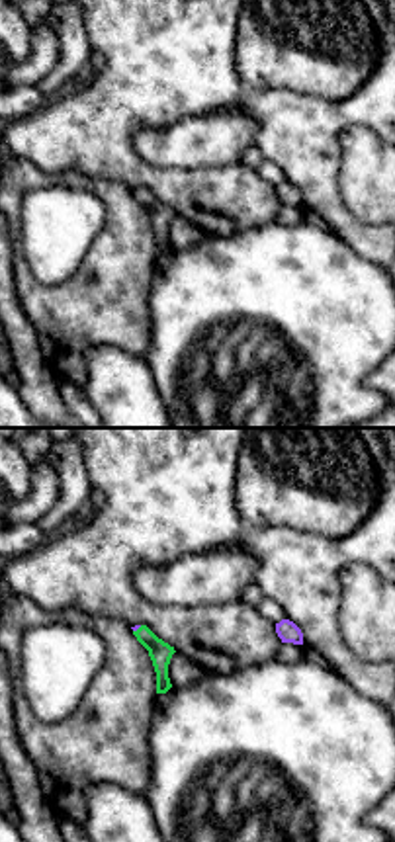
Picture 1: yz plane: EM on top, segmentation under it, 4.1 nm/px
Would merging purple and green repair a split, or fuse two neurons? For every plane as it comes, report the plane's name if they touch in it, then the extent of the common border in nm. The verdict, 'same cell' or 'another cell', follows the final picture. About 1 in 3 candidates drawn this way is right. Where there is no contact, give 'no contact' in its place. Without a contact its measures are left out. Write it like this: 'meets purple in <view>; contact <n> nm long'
meets purple in yz; contact 50 nm long

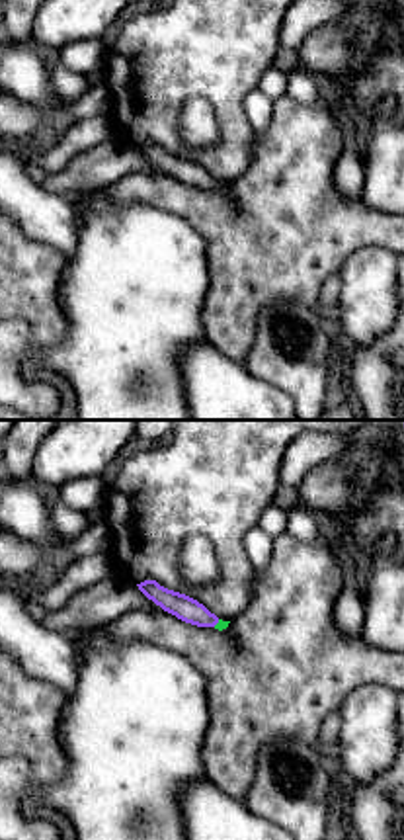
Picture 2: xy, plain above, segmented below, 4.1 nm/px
meets purple in xy; contact 40 nm long

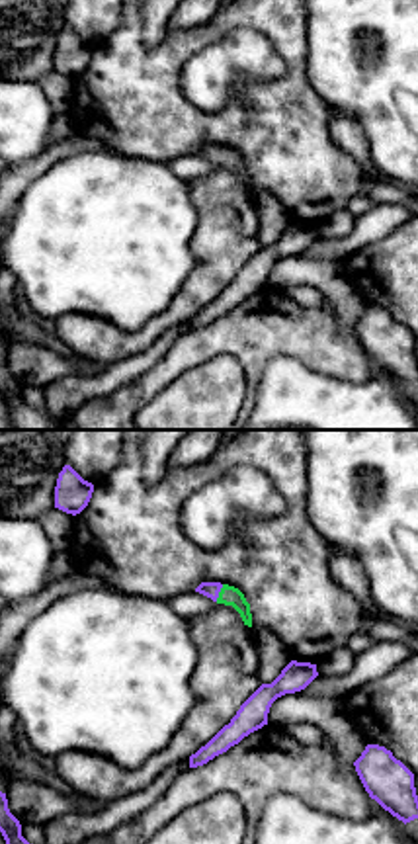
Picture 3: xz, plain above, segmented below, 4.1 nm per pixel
meets purple in xz; contact 80 nm long

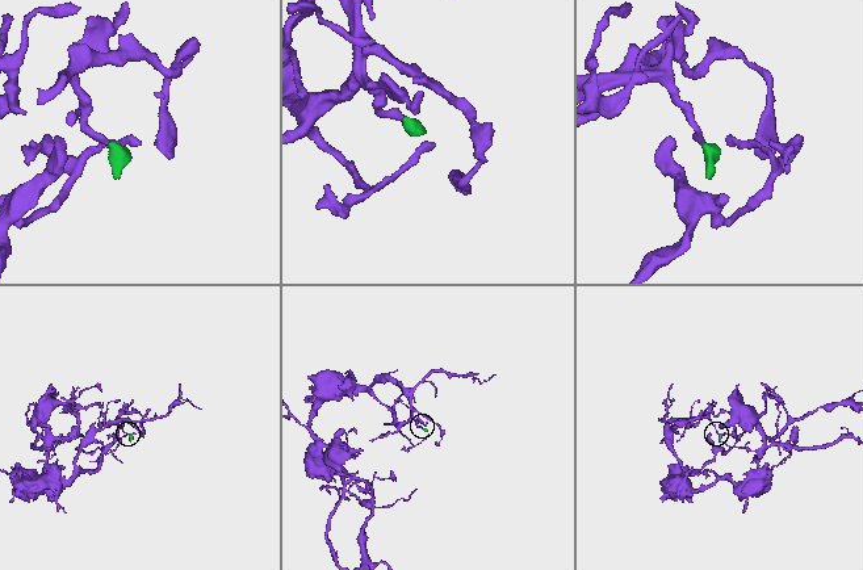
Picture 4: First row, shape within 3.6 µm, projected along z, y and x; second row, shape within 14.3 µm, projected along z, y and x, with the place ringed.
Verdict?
same cell

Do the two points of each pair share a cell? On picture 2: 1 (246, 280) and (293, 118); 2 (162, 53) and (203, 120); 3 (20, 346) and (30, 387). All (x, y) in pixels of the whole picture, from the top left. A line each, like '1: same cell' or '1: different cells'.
1: same cell
2: different cells
3: same cell

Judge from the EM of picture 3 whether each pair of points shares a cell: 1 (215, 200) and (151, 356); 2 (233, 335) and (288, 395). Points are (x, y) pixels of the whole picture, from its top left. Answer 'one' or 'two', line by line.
1: two
2: two

